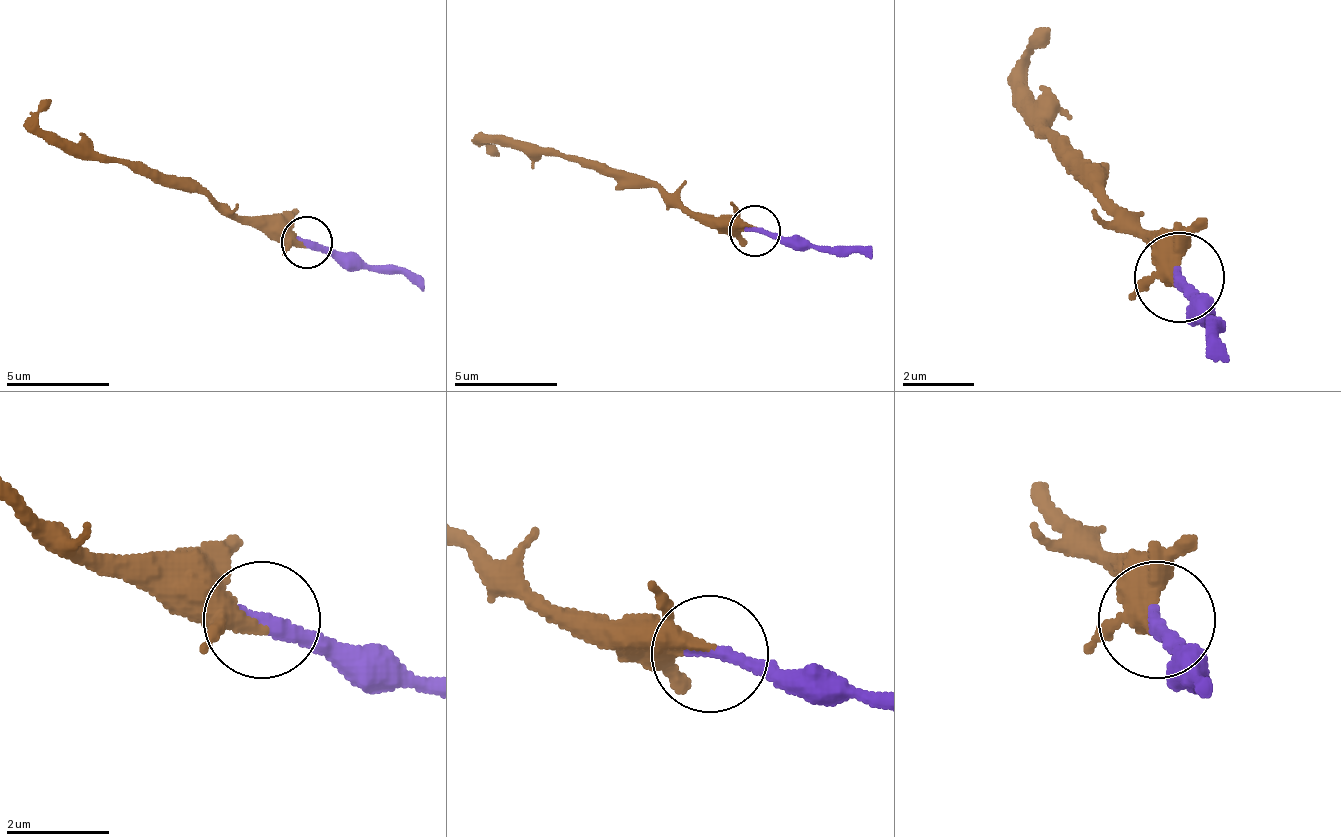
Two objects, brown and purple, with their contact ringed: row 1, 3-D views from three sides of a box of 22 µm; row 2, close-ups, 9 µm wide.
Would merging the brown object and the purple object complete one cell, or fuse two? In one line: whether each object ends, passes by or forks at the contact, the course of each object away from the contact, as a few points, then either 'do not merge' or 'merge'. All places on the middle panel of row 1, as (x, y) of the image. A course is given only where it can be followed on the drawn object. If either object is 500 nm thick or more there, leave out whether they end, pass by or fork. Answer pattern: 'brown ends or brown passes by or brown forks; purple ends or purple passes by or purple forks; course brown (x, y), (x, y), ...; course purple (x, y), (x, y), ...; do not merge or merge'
brown passes by; purple ends; course brown (756, 226), (730, 226), (689, 216), (652, 185), (606, 175), (570, 154), (513, 149), (487, 139), (498, 154); course purple (756, 232), (818, 247), (843, 247), (869, 257); merge

